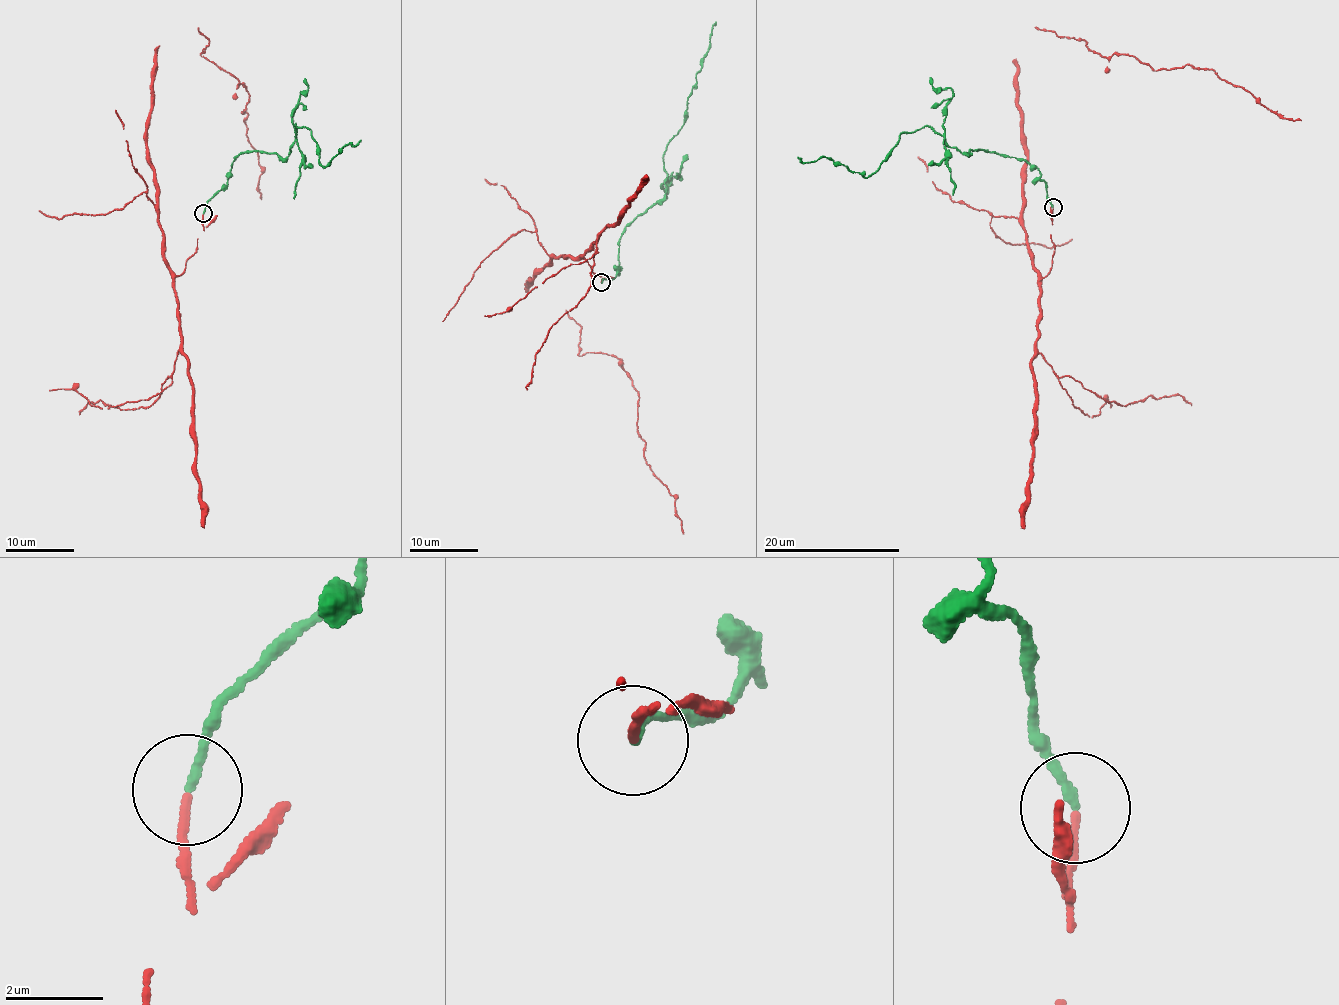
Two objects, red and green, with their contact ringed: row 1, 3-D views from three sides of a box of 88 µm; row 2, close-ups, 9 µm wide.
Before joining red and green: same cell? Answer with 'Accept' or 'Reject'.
Reject

